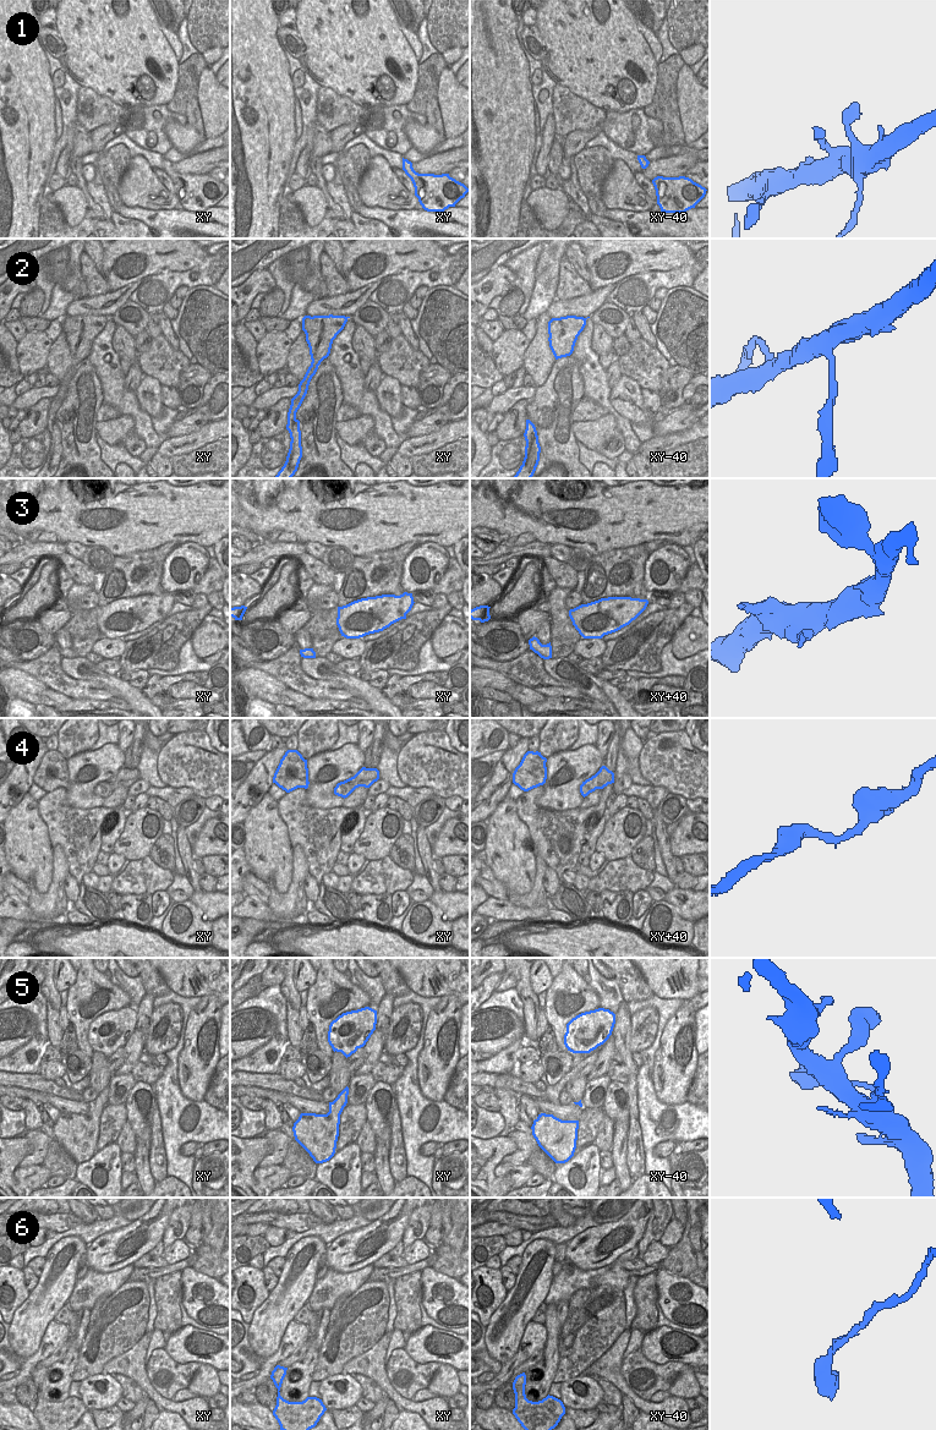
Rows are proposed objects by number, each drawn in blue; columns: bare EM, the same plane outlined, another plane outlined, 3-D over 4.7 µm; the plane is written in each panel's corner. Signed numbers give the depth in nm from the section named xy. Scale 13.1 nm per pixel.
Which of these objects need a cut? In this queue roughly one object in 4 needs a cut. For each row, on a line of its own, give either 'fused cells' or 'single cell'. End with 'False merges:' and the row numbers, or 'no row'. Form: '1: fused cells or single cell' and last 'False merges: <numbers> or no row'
1: single cell
2: single cell
3: single cell
4: single cell
5: single cell
6: single cell
False merges: no row

